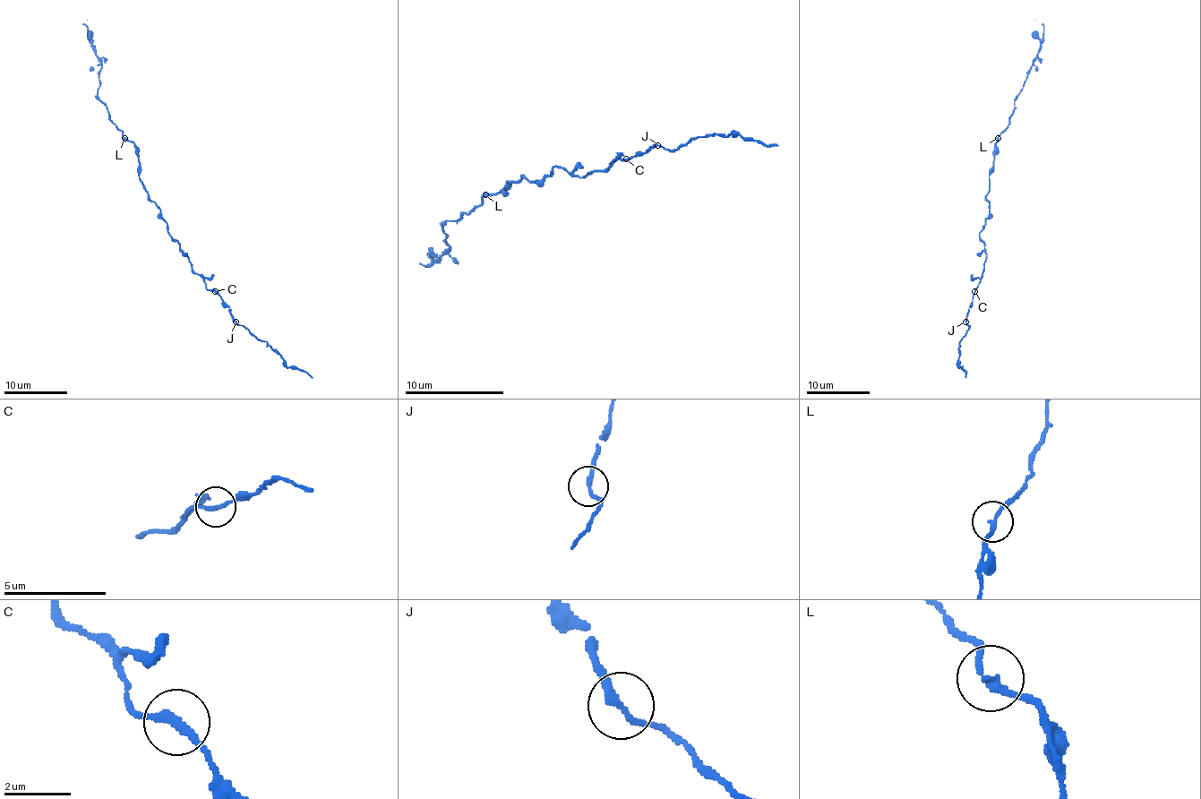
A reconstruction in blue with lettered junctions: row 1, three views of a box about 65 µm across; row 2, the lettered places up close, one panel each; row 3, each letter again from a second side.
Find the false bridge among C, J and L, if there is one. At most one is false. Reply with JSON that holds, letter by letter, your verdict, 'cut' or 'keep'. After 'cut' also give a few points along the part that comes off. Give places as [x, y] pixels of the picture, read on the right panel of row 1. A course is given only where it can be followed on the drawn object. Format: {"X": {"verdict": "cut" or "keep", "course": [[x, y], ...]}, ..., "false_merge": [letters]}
{"C": {"verdict": "keep"}, "J": {"verdict": "keep"}, "L": {"verdict": "keep"}, "false_merge": []}

